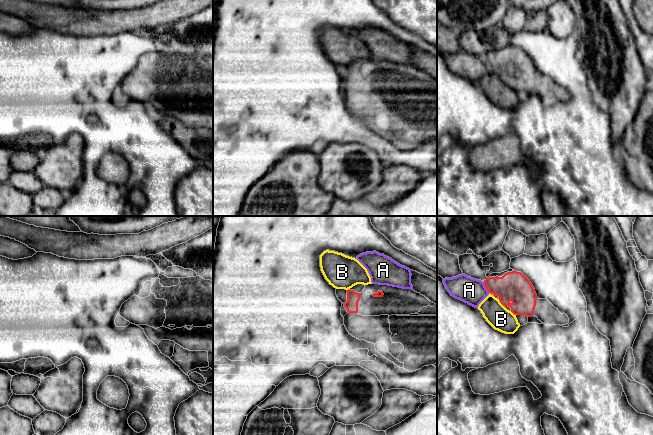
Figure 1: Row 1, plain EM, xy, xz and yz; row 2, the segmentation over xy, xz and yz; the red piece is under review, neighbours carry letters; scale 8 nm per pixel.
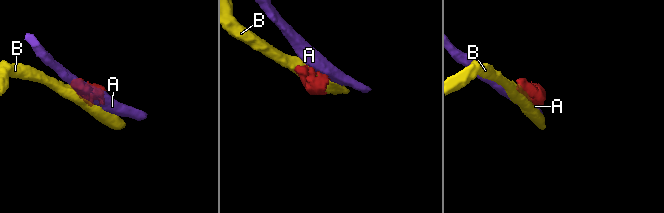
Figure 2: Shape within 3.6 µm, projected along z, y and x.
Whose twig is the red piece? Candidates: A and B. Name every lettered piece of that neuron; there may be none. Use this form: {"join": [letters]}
{"join": []}

